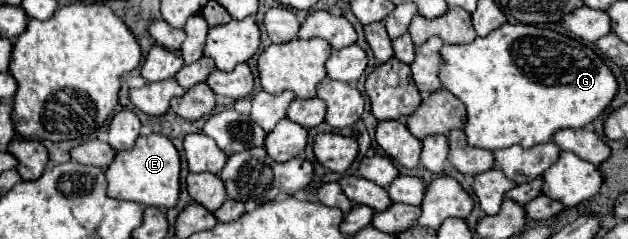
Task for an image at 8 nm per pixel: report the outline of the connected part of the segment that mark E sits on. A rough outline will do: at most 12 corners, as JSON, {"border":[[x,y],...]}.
{"border":[[162,134],[140,136],[106,170],[116,200],[172,208],[180,154]]}

